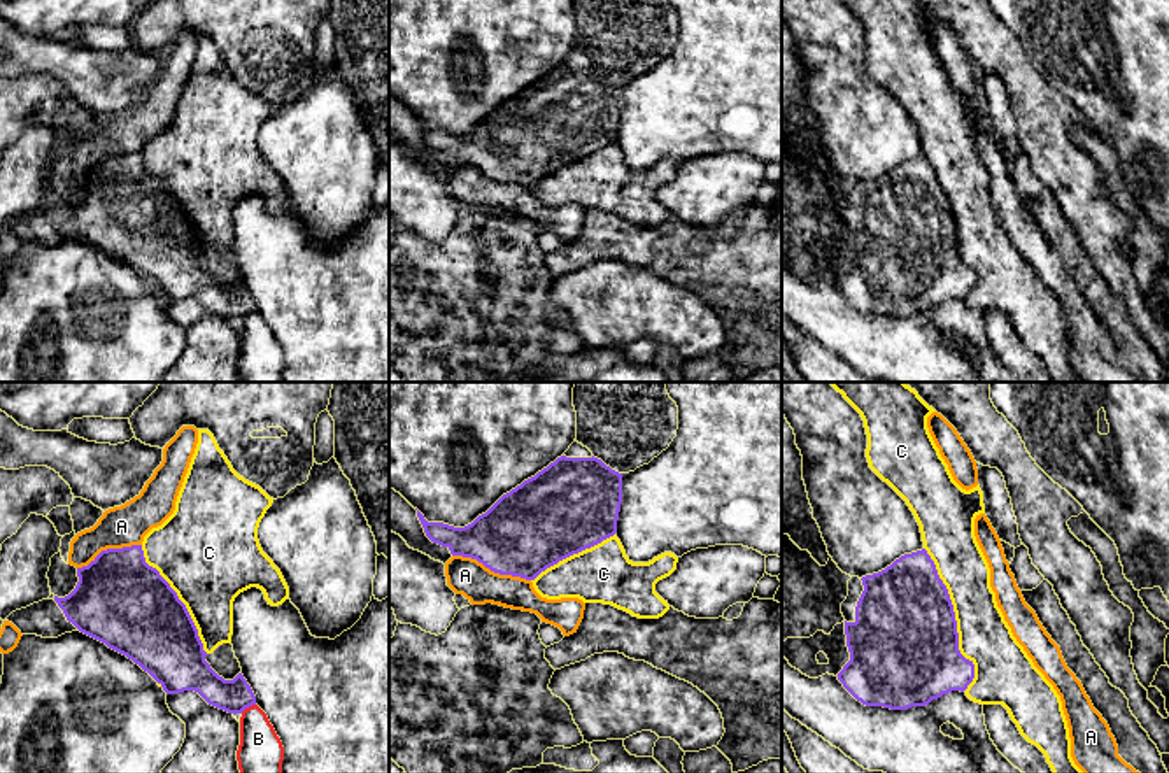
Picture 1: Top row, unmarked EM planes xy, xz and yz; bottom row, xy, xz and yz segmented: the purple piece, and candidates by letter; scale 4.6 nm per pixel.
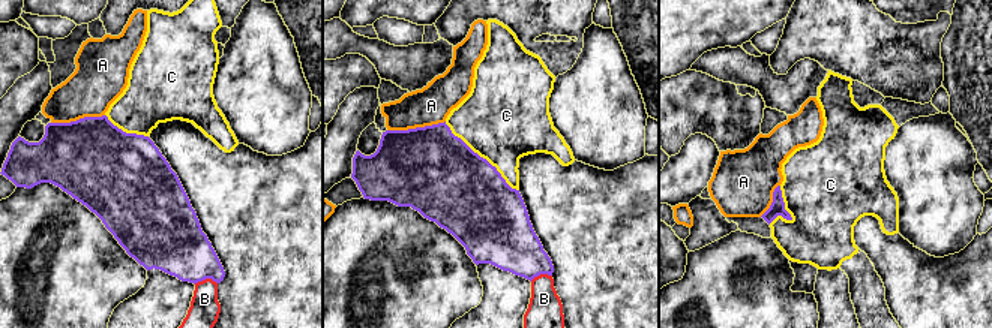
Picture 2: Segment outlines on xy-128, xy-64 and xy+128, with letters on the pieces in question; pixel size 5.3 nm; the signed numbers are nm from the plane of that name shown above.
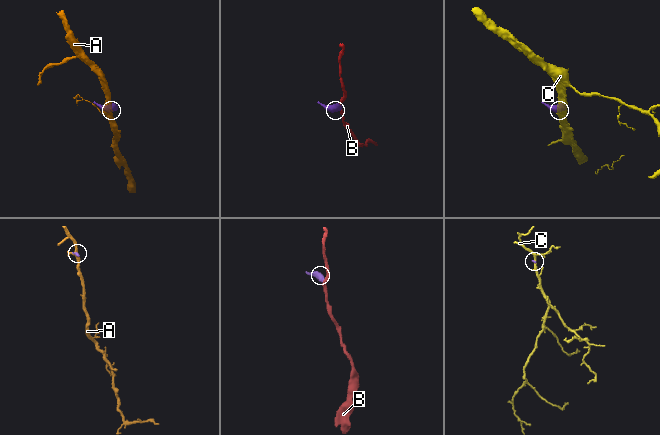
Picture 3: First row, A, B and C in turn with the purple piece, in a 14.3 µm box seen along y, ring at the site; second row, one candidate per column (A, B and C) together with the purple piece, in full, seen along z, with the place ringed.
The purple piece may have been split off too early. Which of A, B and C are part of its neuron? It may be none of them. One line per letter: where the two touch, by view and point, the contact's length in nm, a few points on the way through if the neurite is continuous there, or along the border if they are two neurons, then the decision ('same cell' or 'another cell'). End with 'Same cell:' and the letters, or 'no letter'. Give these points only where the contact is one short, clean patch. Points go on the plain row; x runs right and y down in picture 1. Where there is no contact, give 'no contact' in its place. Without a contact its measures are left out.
A: contact xz (491, 177); length 380 nm; another cell
B: contact xy (247, 314); length 80 nm; border xy (255, 311), (240, 319); another cell
C: contact yz (954, 226); length 700 nm; another cell
Same cell: no letter

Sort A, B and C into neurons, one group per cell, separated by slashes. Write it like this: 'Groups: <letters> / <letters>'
Groups: A / B / C

